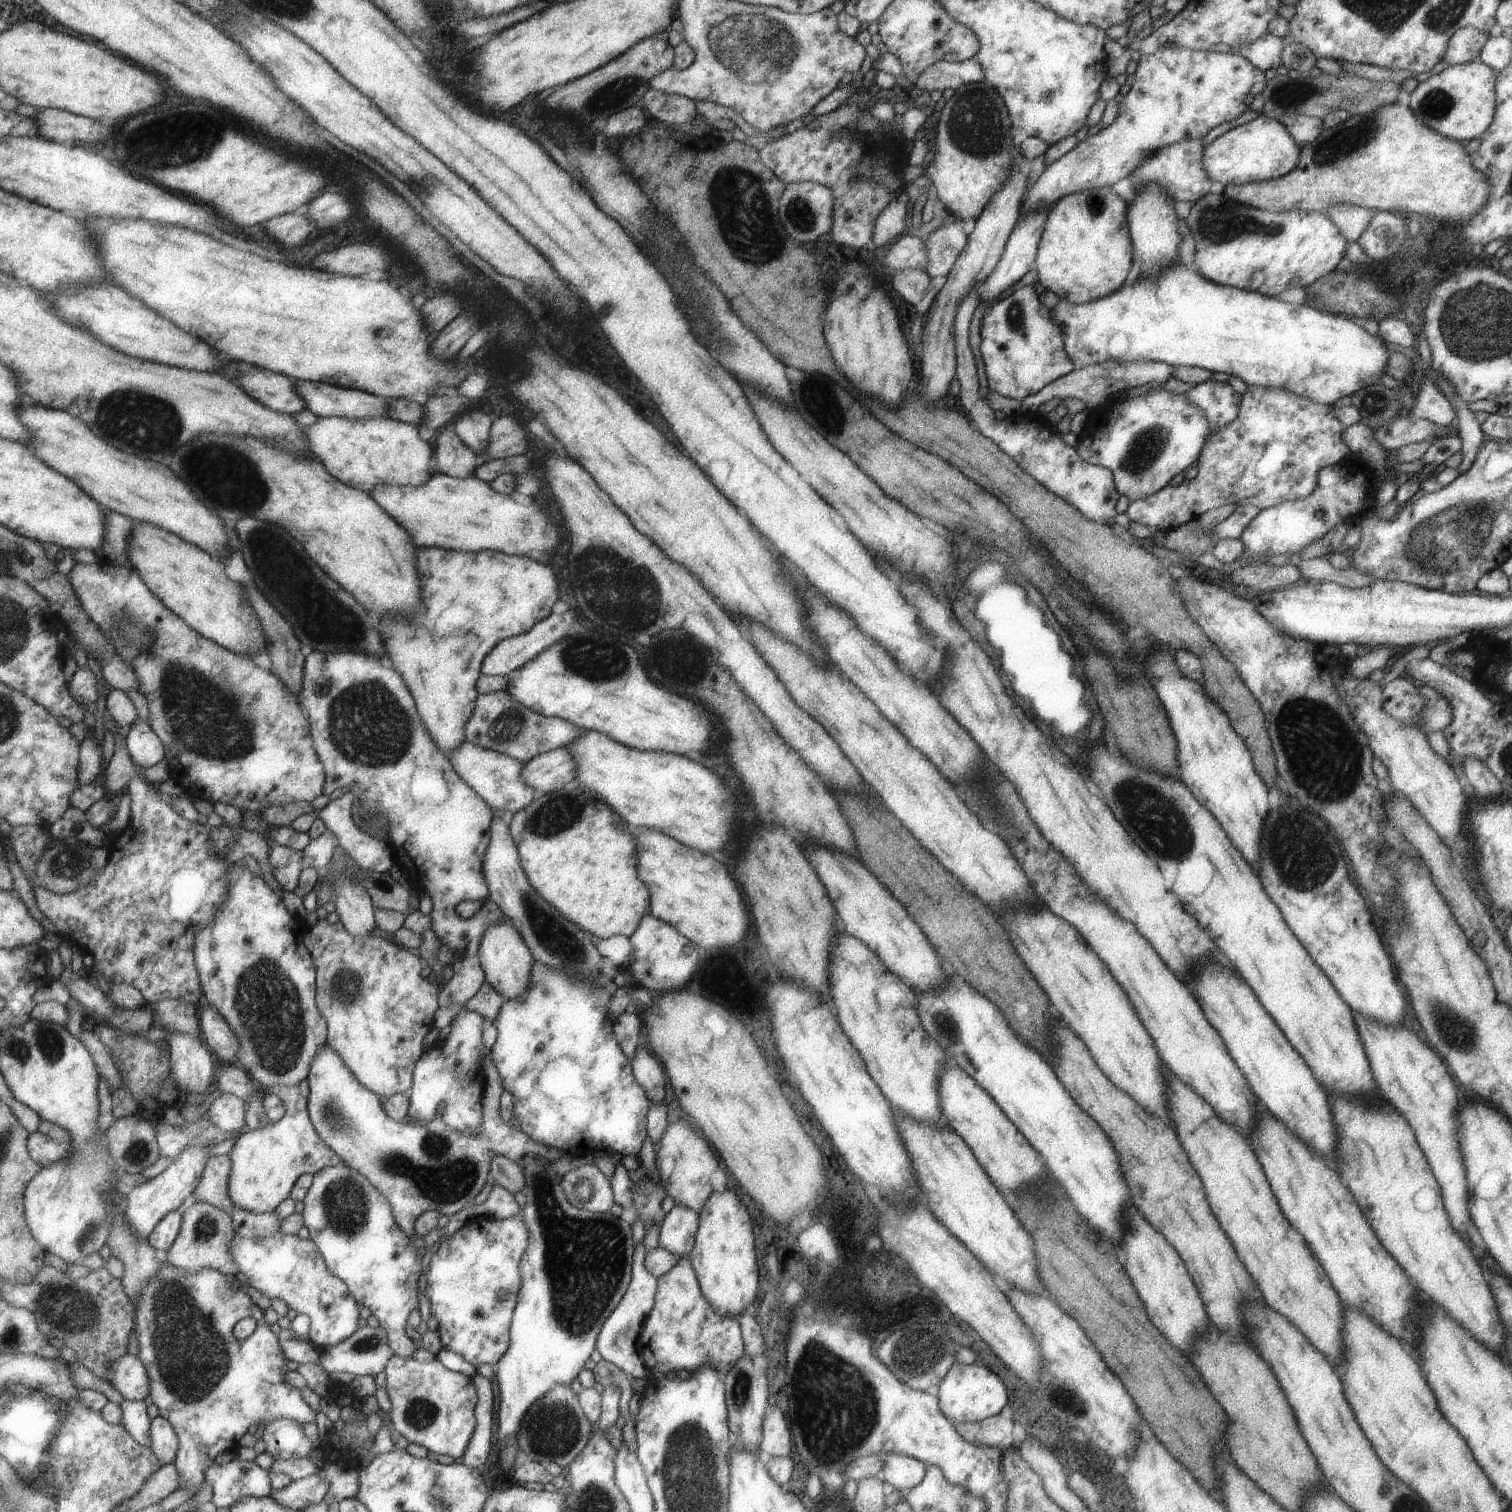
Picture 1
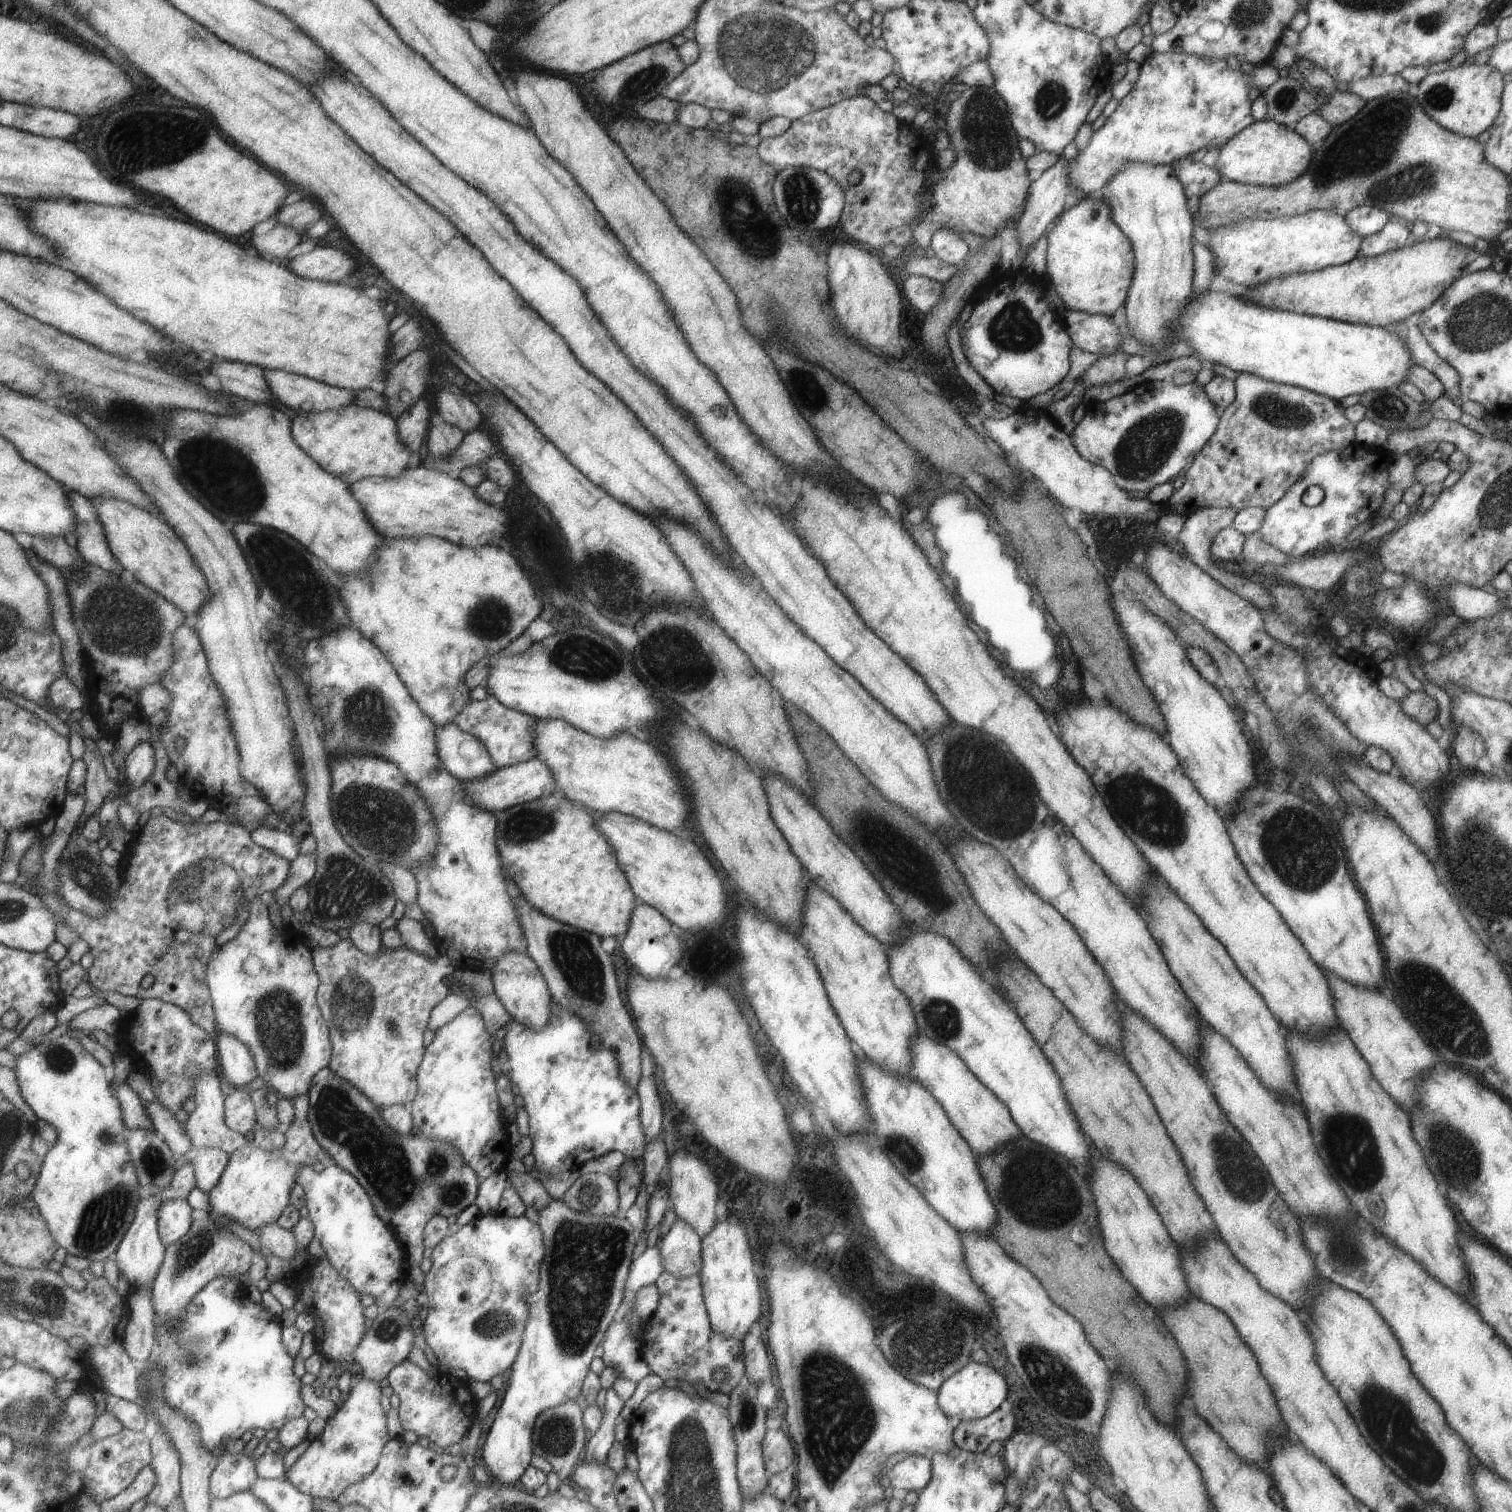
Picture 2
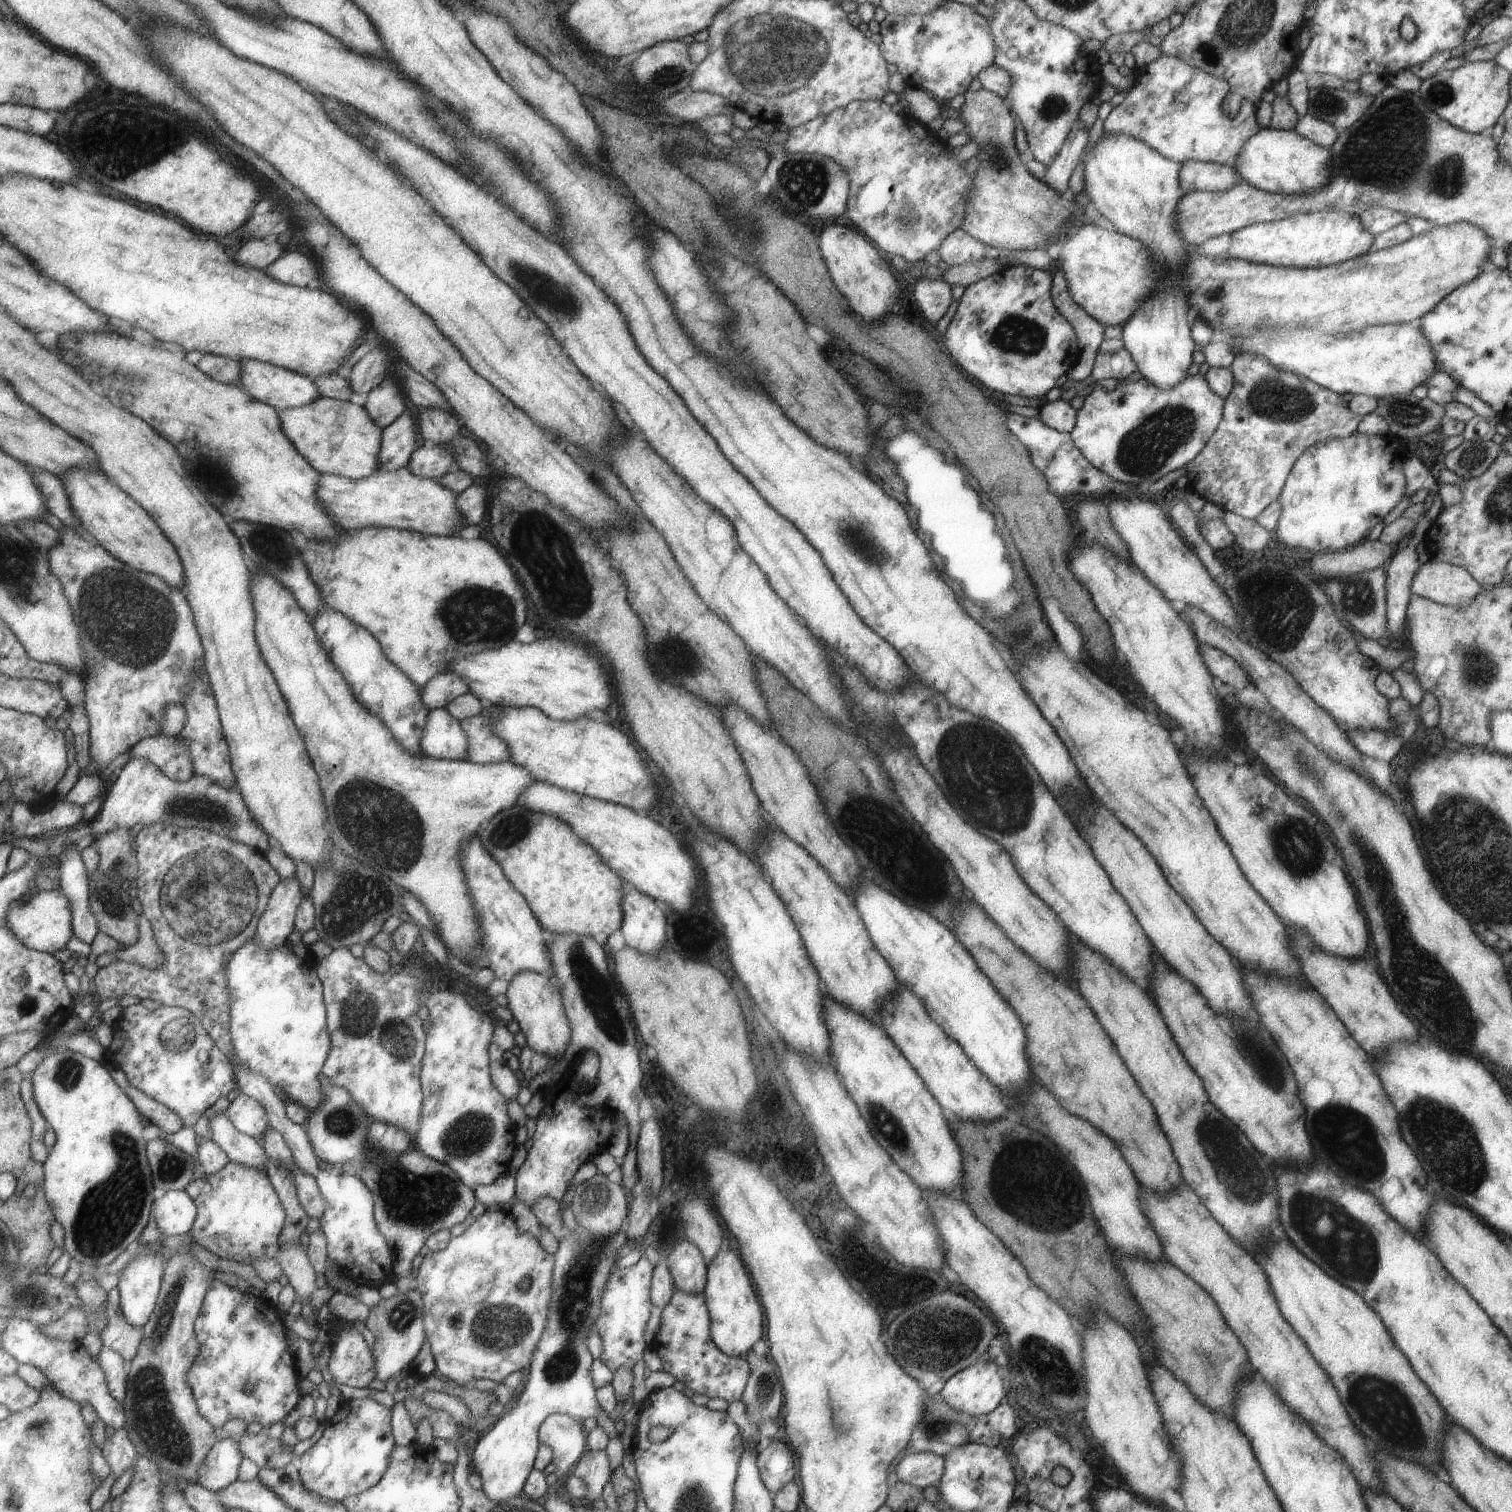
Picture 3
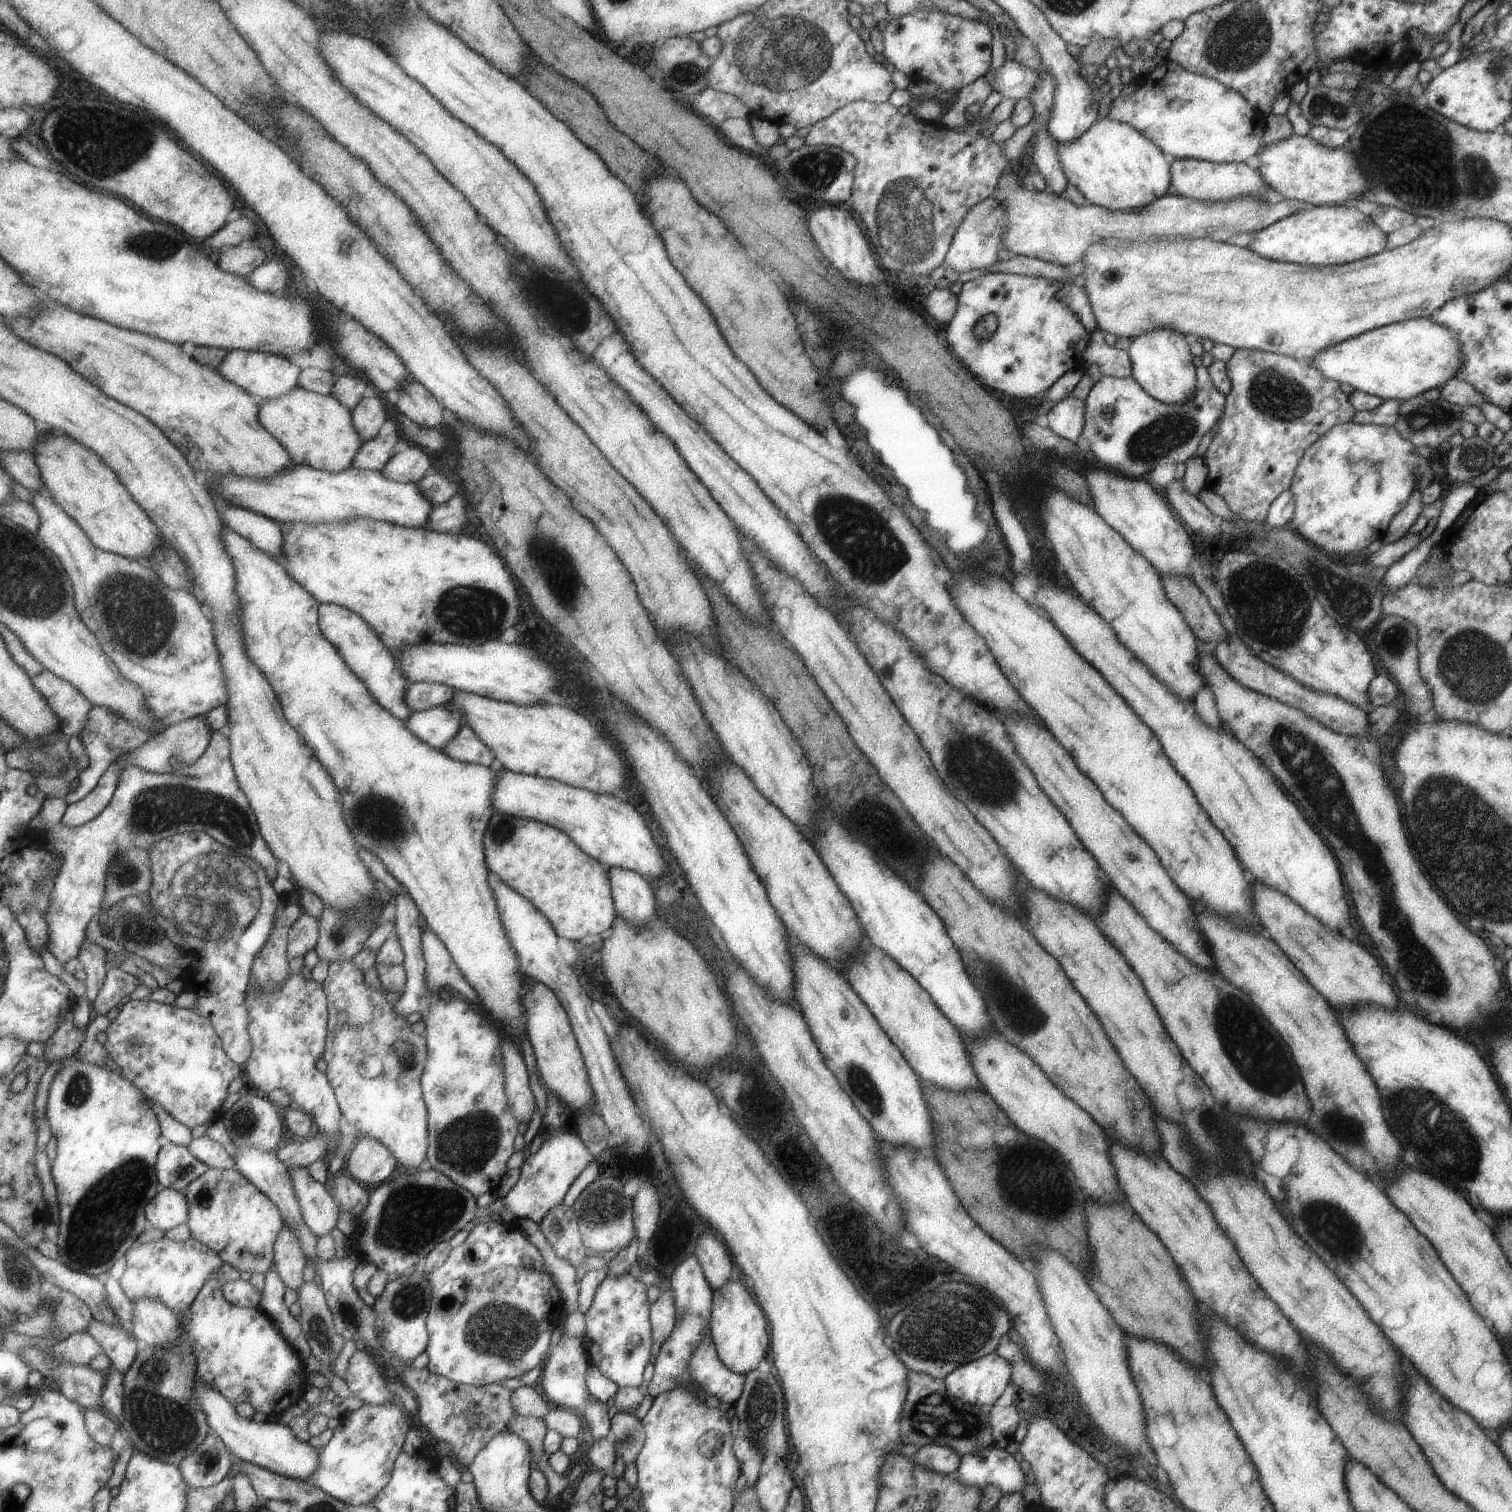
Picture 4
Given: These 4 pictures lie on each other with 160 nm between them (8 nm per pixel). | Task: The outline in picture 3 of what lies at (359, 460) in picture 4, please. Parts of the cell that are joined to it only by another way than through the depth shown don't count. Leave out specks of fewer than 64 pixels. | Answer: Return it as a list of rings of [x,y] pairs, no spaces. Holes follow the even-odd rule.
[[[407,409],[393,424],[384,428],[380,468],[396,471],[407,467],[417,450],[418,422]]]

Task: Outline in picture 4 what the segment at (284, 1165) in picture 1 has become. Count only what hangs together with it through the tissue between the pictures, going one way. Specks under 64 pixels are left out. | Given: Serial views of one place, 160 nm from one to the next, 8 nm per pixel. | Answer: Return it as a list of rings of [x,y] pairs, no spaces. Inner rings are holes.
[[[210,1168],[196,1178],[186,1190],[191,1206],[187,1224],[192,1236],[210,1246],[225,1262],[236,1266],[240,1271],[261,1272],[266,1275],[276,1259],[276,1242],[286,1227],[281,1209],[256,1184],[238,1169]]]

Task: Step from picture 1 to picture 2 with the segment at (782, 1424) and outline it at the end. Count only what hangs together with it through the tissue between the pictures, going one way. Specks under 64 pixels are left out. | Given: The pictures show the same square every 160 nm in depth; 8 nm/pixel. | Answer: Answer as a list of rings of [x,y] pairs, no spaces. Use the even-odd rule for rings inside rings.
[[[767,1430],[761,1442],[766,1477],[769,1478],[782,1470],[791,1470],[795,1460],[789,1438],[779,1430]]]

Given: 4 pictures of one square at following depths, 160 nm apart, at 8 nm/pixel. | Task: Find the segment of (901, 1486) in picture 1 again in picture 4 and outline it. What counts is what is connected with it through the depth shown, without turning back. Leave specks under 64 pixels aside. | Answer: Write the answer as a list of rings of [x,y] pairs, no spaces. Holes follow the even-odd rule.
[[[935,1443],[920,1446],[914,1453],[914,1463],[939,1474],[955,1474],[960,1463],[960,1454],[951,1447]]]

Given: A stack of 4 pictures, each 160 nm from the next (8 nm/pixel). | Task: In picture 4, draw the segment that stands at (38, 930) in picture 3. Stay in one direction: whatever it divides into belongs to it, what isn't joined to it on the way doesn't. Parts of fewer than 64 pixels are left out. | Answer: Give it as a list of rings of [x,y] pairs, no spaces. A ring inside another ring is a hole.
[[[217,730],[212,736],[207,752],[201,758],[201,772],[203,776],[177,776],[173,773],[154,773],[137,765],[129,765],[120,778],[121,784],[117,787],[115,796],[109,806],[95,820],[87,824],[70,827],[64,822],[49,820],[40,828],[37,841],[41,848],[49,854],[55,852],[62,855],[64,859],[59,876],[56,878],[54,891],[51,895],[48,910],[47,930],[51,935],[48,950],[52,956],[61,964],[77,958],[79,960],[82,948],[87,940],[87,926],[94,918],[98,918],[103,912],[103,902],[106,901],[108,891],[108,870],[111,863],[133,849],[145,849],[149,851],[154,844],[172,837],[177,833],[188,833],[191,831],[203,831],[210,834],[215,841],[241,852],[243,856],[257,860],[268,872],[269,880],[275,882],[277,864],[279,859],[276,853],[269,848],[269,844],[262,835],[256,812],[253,810],[250,800],[236,773],[232,761],[232,744],[228,730]]]

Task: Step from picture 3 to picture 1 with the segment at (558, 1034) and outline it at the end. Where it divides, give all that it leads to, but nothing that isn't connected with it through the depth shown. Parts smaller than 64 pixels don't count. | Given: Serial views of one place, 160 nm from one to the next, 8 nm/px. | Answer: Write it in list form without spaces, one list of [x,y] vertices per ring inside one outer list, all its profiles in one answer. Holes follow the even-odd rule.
[[[497,922],[485,928],[476,958],[479,960],[484,982],[487,982],[505,1000],[521,996],[529,986],[529,972],[533,966],[531,964],[533,958],[529,948],[521,939],[521,934],[517,932],[517,928],[513,928],[511,922]]]

